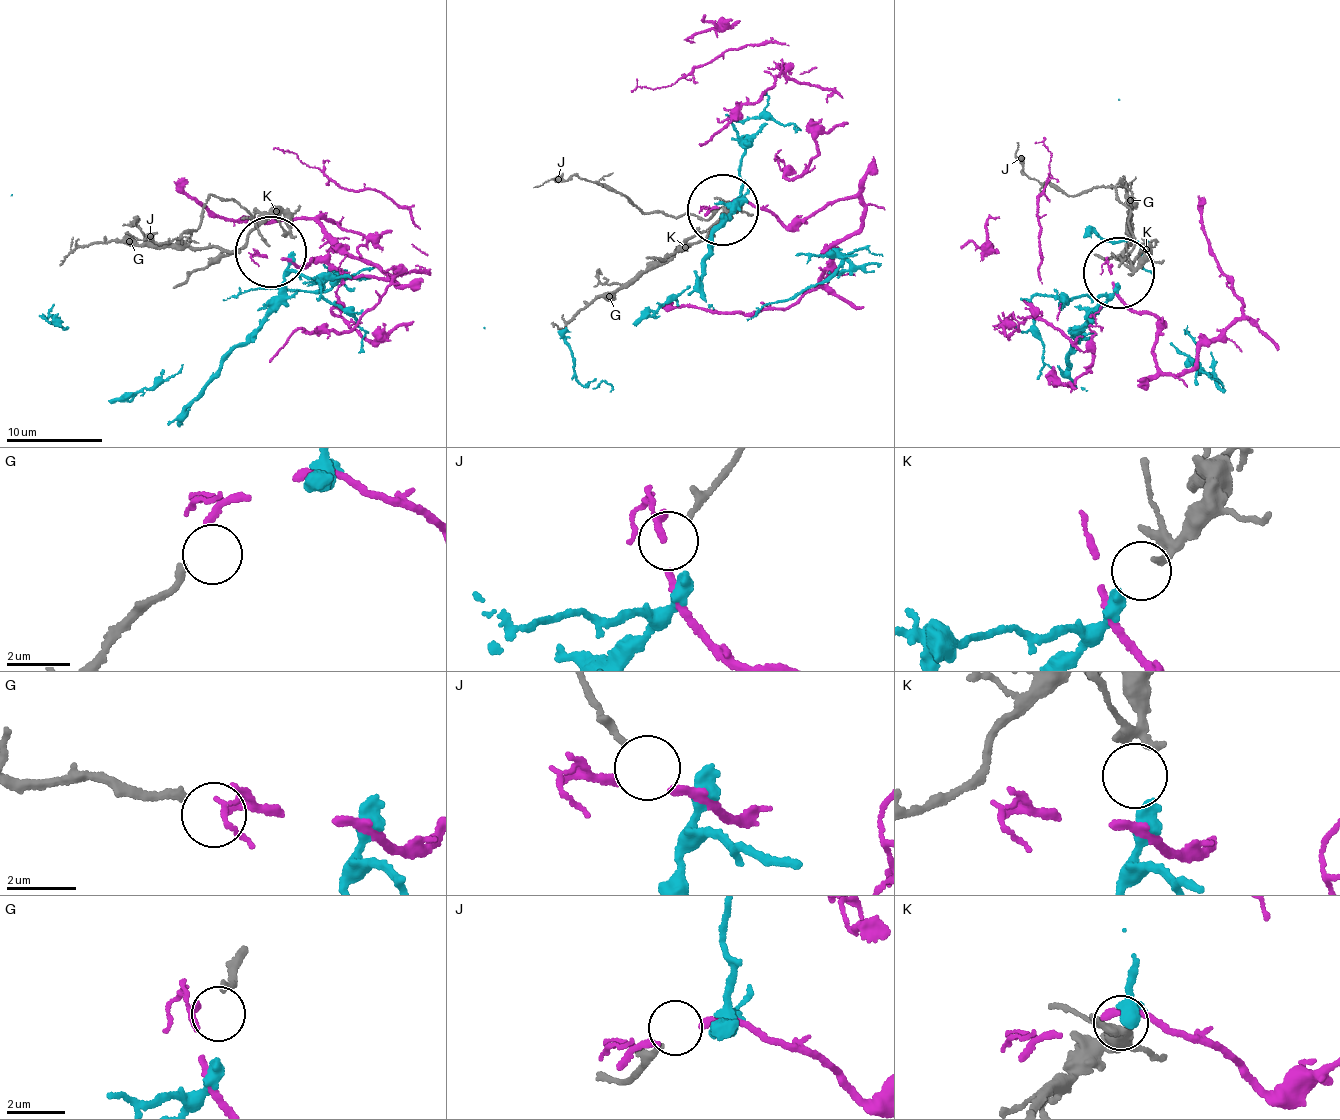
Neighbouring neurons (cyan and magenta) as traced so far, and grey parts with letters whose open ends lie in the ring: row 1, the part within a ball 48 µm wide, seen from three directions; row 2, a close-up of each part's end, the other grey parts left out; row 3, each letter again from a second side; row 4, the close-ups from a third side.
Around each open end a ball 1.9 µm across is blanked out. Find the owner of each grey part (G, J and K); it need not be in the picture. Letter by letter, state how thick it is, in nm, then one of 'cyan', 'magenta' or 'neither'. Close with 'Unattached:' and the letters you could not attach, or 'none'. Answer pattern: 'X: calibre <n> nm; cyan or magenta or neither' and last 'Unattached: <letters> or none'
G: calibre 260 nm; magenta
J: calibre 200 nm; neither
K: calibre 240 nm; cyan
Unattached: J

